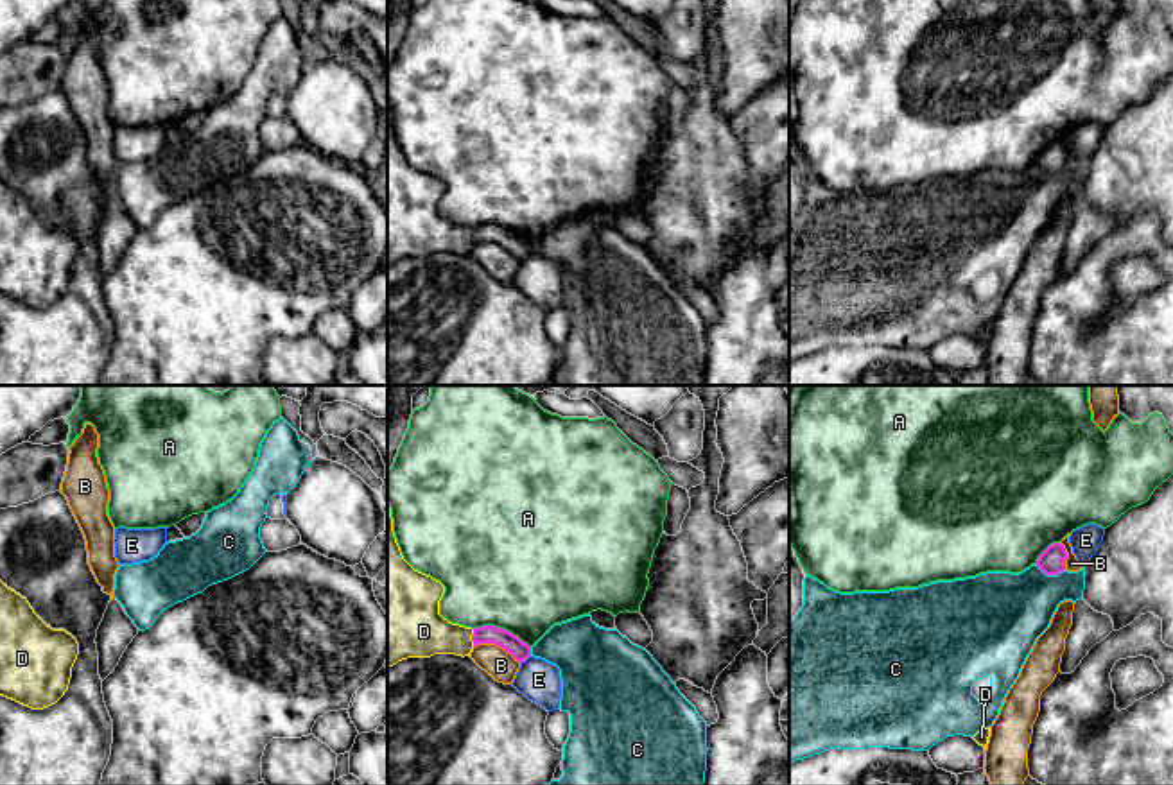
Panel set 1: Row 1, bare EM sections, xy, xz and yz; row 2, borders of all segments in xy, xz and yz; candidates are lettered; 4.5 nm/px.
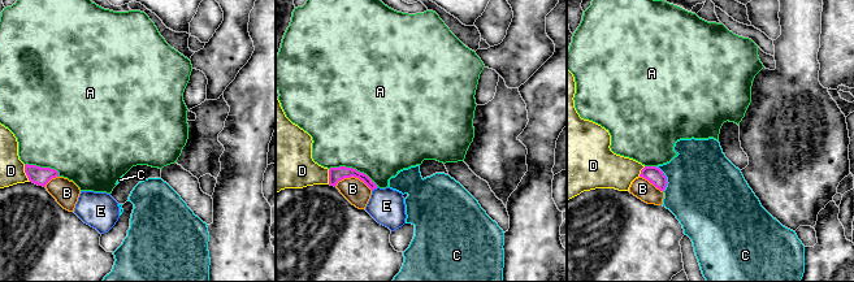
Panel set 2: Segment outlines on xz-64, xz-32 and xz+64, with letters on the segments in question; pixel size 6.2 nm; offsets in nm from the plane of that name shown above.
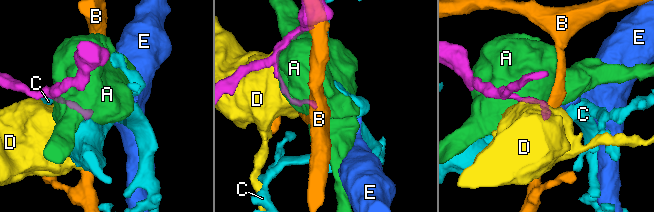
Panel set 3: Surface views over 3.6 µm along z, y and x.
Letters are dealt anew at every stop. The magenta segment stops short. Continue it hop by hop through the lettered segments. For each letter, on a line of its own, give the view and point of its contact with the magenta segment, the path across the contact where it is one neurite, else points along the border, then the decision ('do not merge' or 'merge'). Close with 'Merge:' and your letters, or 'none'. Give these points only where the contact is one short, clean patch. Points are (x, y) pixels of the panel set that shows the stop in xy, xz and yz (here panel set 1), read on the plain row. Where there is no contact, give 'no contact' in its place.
A: contact xz (503, 228); do not merge
B: contact xz (497, 242); border xz (474, 244), (497, 242), (519, 262); do not merge
C: contact yz (1050, 172); border yz (1035, 162), (1046, 172), (1064, 169); do not merge
D: contact xz (472, 237); do not merge
E: contact xz (524, 258); border xz (530, 253), (521, 262); do not merge
Merge: none

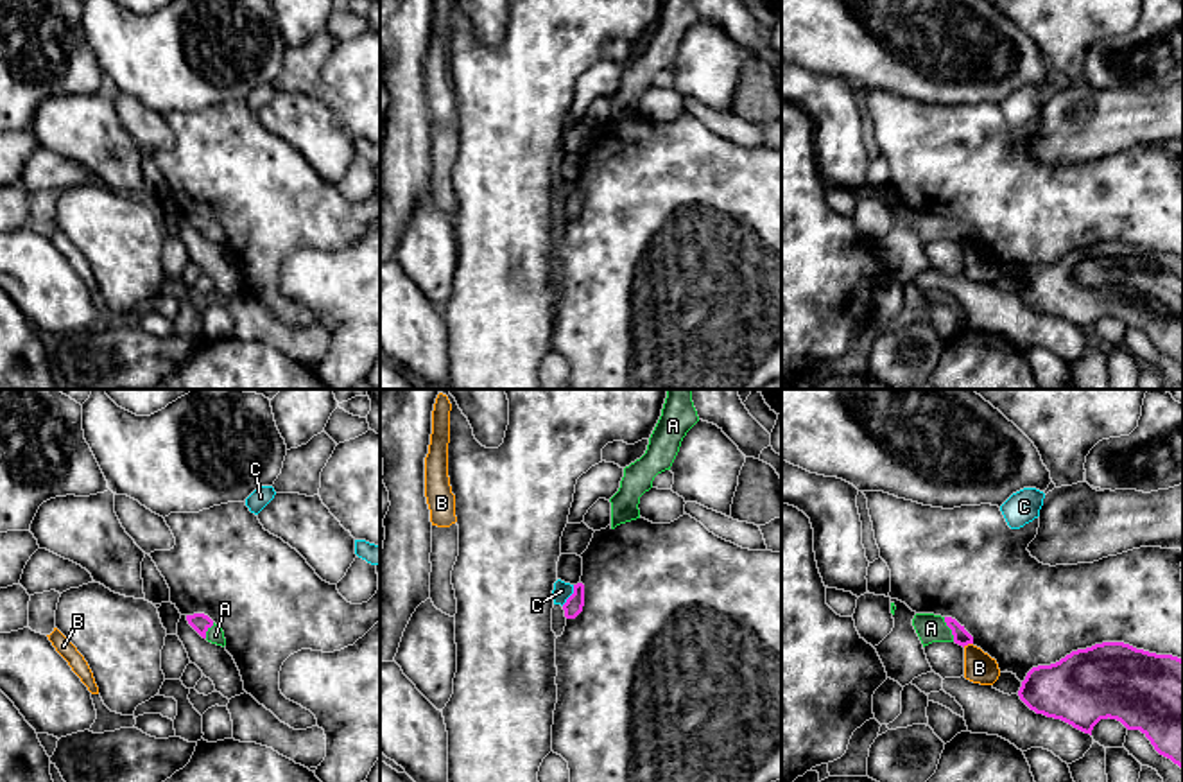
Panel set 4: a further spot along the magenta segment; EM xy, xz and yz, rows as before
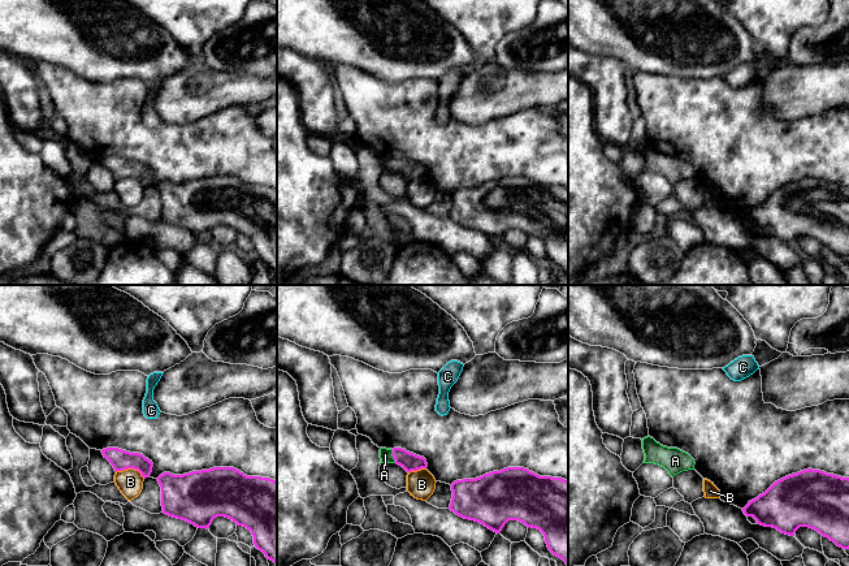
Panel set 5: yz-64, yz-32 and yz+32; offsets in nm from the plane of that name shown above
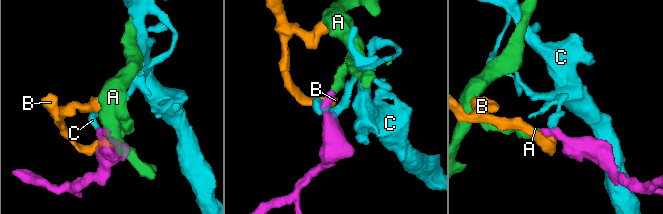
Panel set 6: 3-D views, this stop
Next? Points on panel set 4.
A: contact yz (950, 226); way yz (961, 235), (950, 226), (931, 226); merge
B: contact yz (967, 243); border yz (972, 241), (963, 244); do not merge
C: contact xz (570, 194); border xz (574, 183), (574, 189), (561, 203); do not merge
Merge: A

